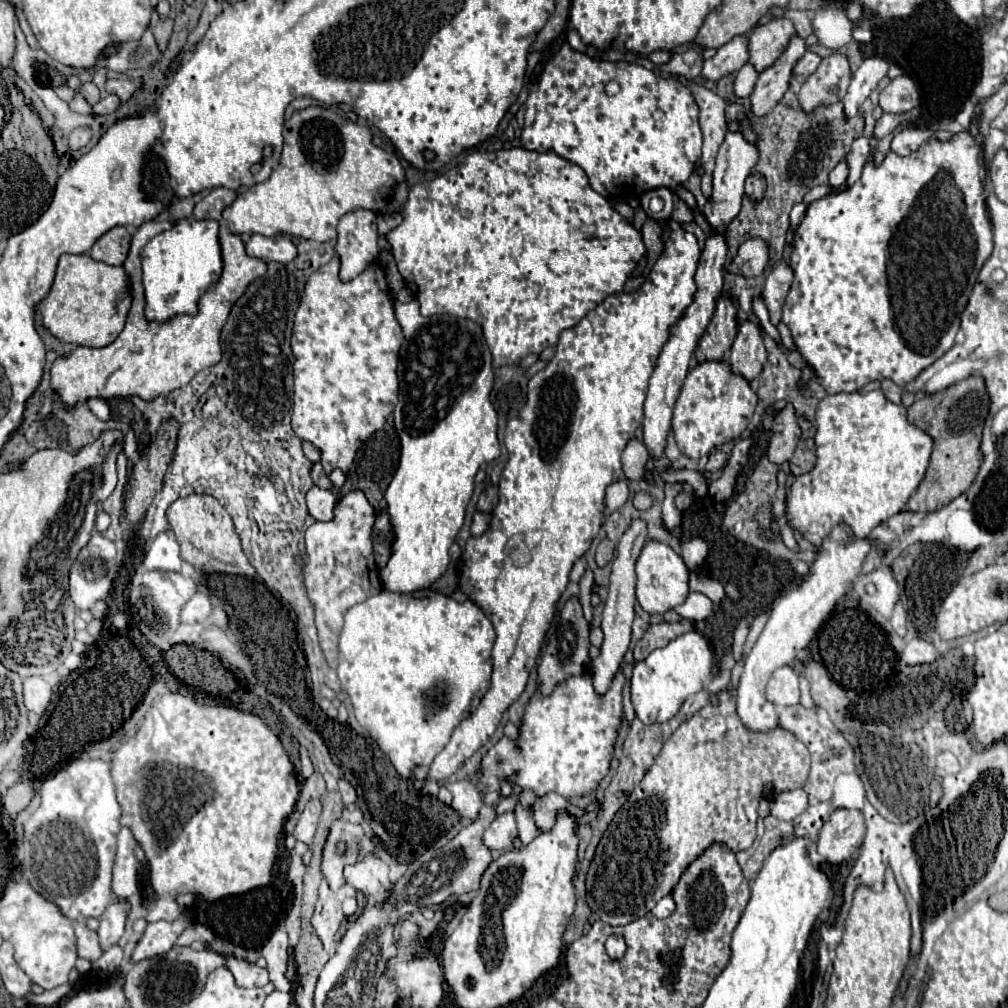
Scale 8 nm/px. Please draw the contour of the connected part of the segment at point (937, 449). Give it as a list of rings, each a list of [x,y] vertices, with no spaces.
[[[970,376],[936,394],[926,394],[908,408],[908,420],[934,438],[934,452],[922,484],[918,486],[916,494],[908,500],[904,510],[912,512],[936,510],[970,488],[982,464],[980,442],[988,408],[990,408],[990,396],[986,392],[986,382],[980,376]]]

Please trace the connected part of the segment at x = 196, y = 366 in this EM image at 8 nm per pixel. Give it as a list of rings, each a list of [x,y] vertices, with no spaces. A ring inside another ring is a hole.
[[[214,188],[208,196],[204,196],[196,204],[196,208],[190,216],[194,220],[216,220],[220,224],[218,238],[220,238],[222,262],[224,262],[218,282],[214,282],[200,296],[198,312],[194,316],[178,314],[166,322],[148,320],[144,316],[146,298],[144,298],[144,286],[142,286],[140,252],[156,234],[172,228],[174,222],[144,222],[136,230],[136,234],[132,236],[130,254],[128,254],[126,262],[122,264],[124,270],[128,272],[130,284],[132,284],[132,308],[128,312],[126,326],[112,344],[108,344],[104,348],[80,346],[68,358],[58,358],[54,362],[52,388],[58,390],[64,404],[72,406],[78,400],[86,400],[92,396],[100,396],[104,400],[108,400],[112,396],[140,396],[144,400],[152,400],[156,396],[182,388],[186,382],[192,380],[194,374],[220,362],[220,358],[222,358],[220,332],[222,332],[222,326],[226,324],[230,308],[244,294],[244,290],[250,286],[250,282],[254,282],[258,276],[262,276],[266,272],[266,262],[260,258],[248,256],[242,238],[230,234],[226,228],[222,210],[224,210],[224,206],[232,204],[234,200],[236,200],[234,190]]]

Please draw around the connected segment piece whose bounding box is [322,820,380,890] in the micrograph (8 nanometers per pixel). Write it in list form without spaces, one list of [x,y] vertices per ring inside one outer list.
[[[336,820],[330,826],[322,858],[322,872],[330,888],[340,890],[346,884],[344,866],[364,860],[378,846],[380,842],[374,836],[368,836],[360,824]]]

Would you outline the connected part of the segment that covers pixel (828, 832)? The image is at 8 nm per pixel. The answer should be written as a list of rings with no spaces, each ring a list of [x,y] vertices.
[[[838,808],[818,834],[818,854],[830,864],[852,858],[866,834],[866,820],[860,810]]]

